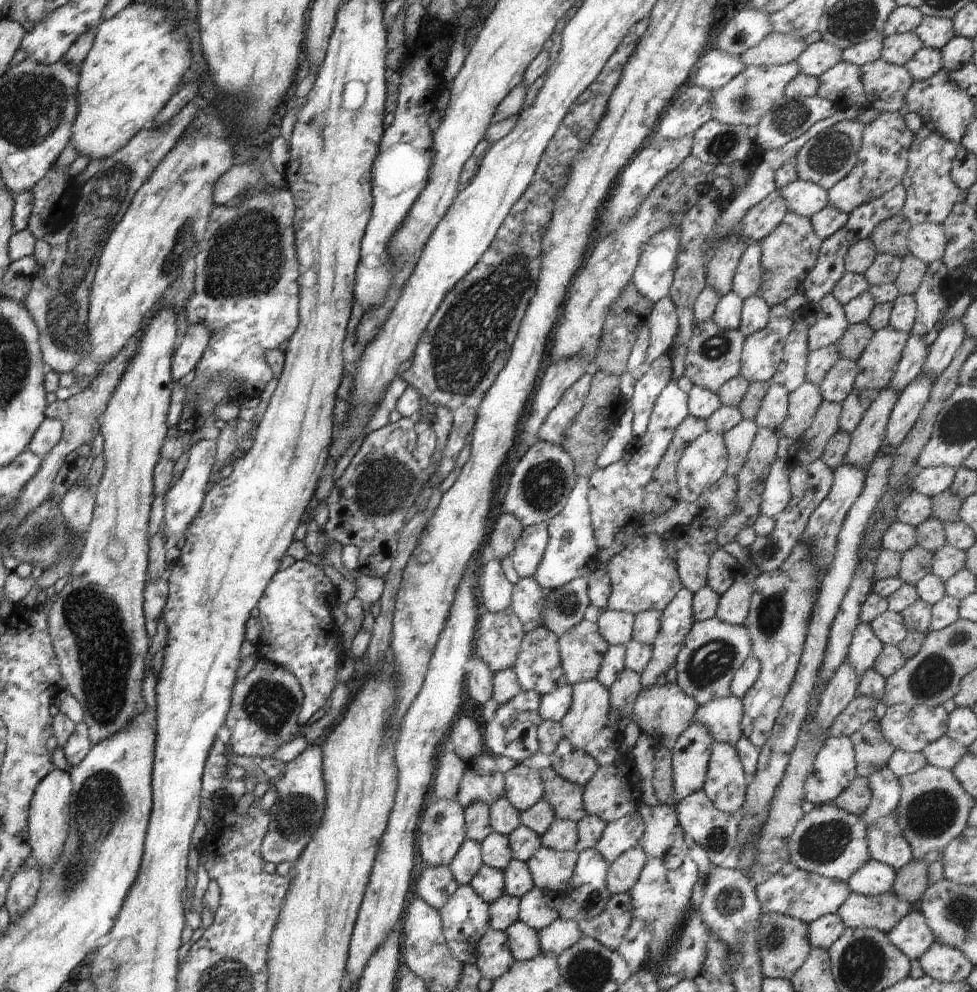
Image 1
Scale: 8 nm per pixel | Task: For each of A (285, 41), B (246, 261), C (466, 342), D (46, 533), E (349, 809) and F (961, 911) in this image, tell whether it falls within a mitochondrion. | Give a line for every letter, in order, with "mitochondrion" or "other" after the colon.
A: other
B: mitochondrion
C: mitochondrion
D: mitochondrion
E: other
F: mitochondrion

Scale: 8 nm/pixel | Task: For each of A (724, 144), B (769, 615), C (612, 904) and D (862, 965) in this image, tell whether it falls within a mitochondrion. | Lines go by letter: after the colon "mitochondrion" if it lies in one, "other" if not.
A: mitochondrion
B: mitochondrion
C: other
D: mitochondrion

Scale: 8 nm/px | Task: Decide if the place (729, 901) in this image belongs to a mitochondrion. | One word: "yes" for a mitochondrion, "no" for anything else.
yes

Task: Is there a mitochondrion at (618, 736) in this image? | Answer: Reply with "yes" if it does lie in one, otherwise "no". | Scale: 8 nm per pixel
no

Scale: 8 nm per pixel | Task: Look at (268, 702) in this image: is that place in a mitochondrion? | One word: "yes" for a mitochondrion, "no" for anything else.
yes

